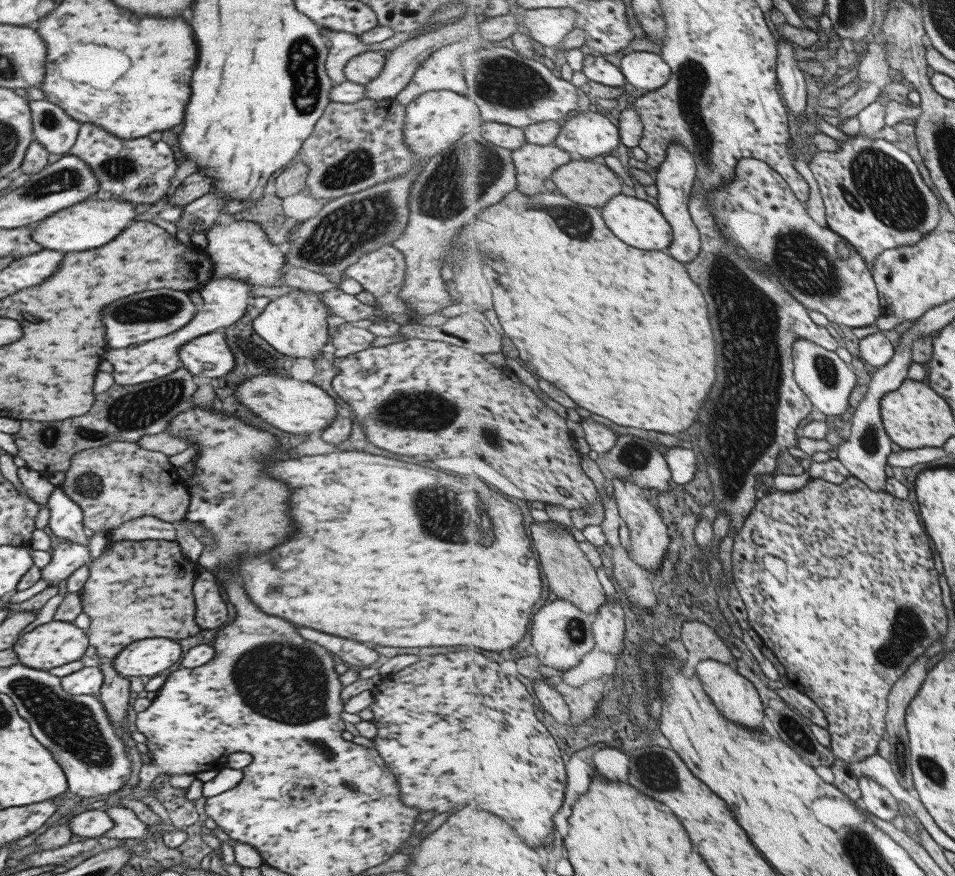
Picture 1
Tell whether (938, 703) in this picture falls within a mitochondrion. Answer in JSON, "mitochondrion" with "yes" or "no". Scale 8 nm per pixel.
{"mitochondrion":"no"}

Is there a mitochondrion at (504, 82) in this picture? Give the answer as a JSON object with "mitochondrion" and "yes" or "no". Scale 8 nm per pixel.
{"mitochondrion":"yes"}

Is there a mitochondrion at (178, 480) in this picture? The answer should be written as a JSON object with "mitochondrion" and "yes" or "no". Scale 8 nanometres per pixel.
{"mitochondrion":"no"}

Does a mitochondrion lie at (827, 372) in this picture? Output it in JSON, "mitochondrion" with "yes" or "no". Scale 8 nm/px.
{"mitochondrion":"yes"}

